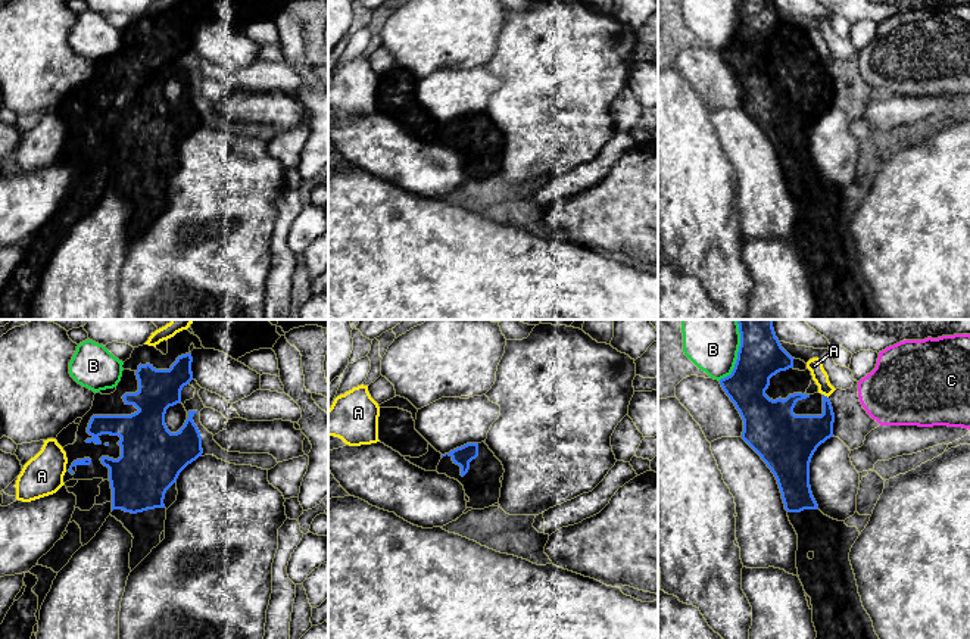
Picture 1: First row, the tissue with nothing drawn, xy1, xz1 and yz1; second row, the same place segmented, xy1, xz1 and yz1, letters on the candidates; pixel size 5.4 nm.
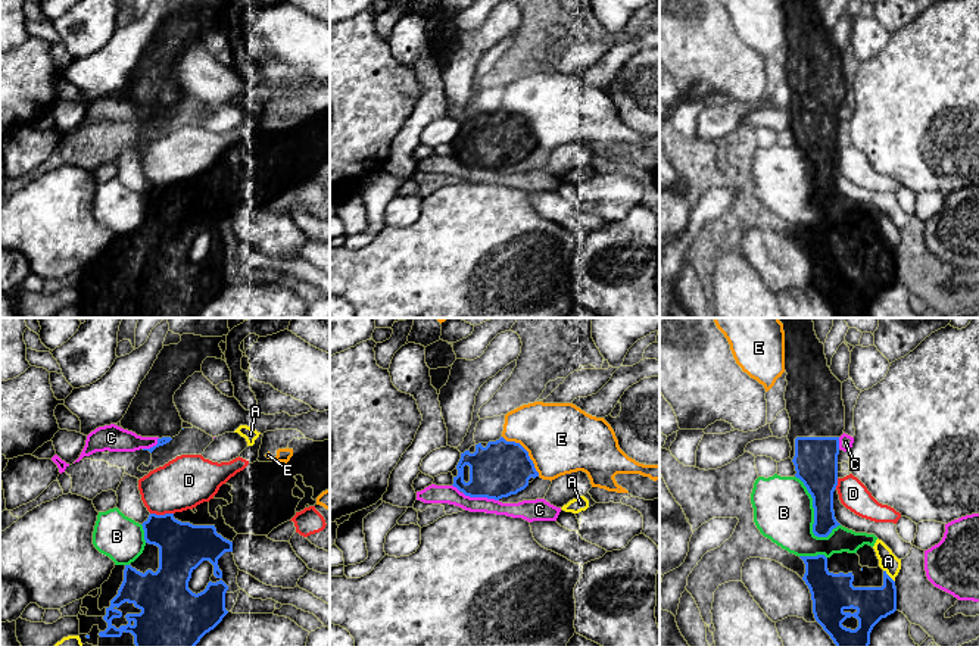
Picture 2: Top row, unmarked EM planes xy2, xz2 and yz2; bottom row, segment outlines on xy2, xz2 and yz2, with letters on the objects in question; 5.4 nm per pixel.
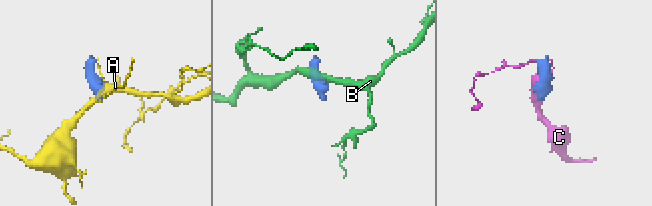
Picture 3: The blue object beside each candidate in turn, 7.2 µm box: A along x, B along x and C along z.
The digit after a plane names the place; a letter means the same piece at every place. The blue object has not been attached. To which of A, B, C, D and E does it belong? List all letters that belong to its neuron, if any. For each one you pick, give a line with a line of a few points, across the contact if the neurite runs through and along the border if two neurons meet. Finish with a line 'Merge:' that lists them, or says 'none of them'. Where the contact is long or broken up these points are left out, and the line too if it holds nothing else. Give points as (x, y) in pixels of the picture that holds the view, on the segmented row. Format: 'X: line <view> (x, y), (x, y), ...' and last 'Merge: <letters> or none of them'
Merge: none of them

